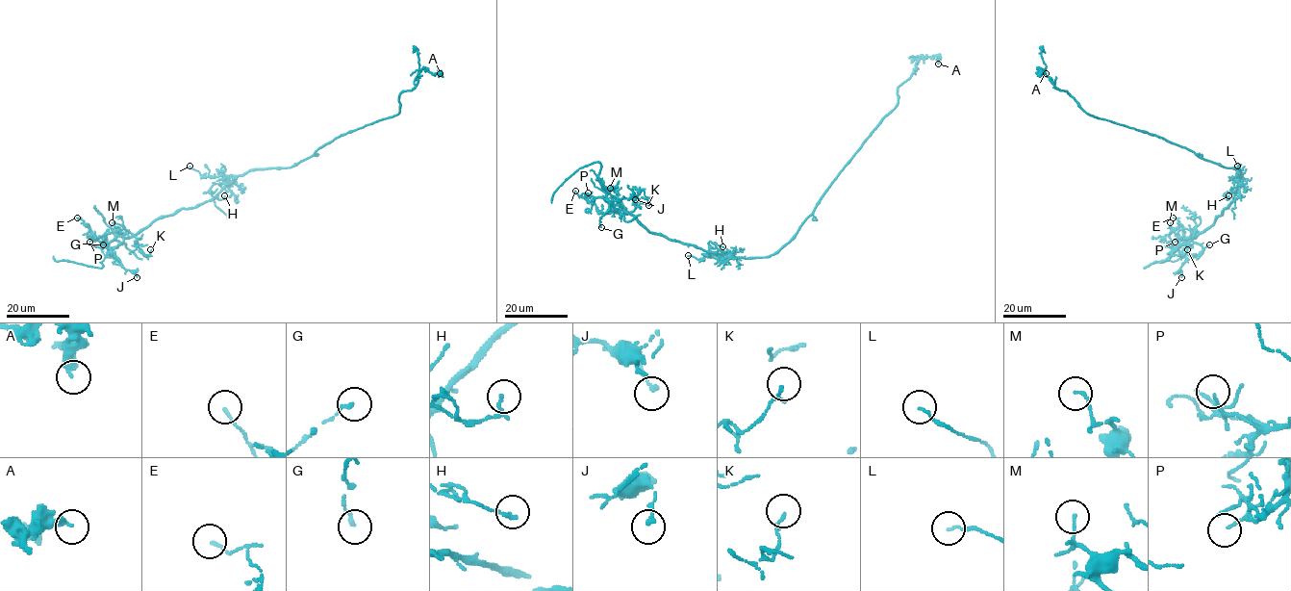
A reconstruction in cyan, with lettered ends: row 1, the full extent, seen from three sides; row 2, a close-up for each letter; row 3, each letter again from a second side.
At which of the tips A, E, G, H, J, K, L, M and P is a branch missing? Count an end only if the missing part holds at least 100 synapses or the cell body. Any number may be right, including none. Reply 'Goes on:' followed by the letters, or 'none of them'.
Goes on: none of them

